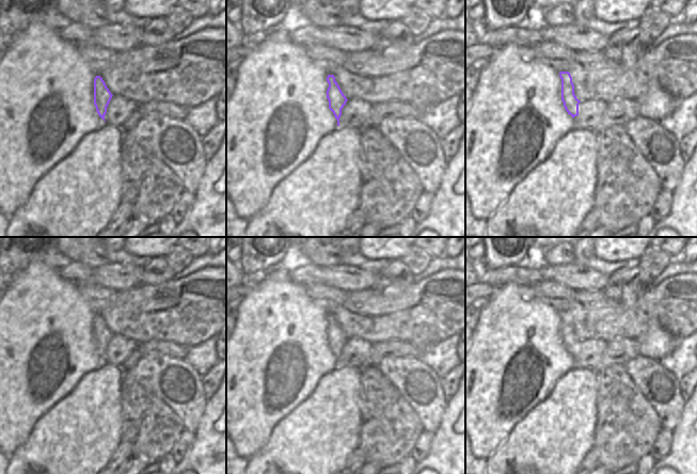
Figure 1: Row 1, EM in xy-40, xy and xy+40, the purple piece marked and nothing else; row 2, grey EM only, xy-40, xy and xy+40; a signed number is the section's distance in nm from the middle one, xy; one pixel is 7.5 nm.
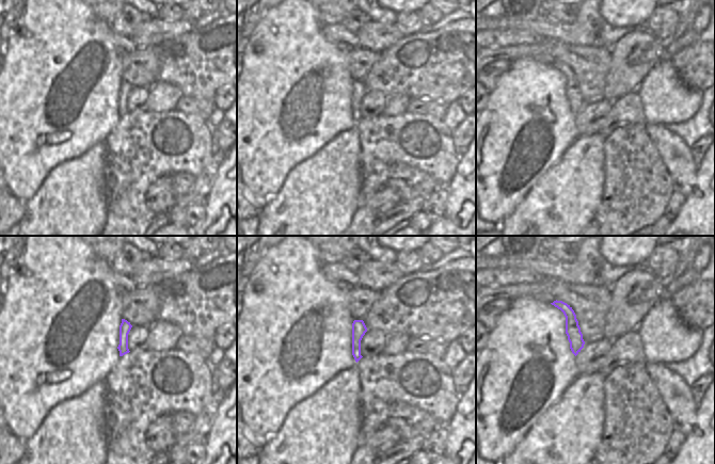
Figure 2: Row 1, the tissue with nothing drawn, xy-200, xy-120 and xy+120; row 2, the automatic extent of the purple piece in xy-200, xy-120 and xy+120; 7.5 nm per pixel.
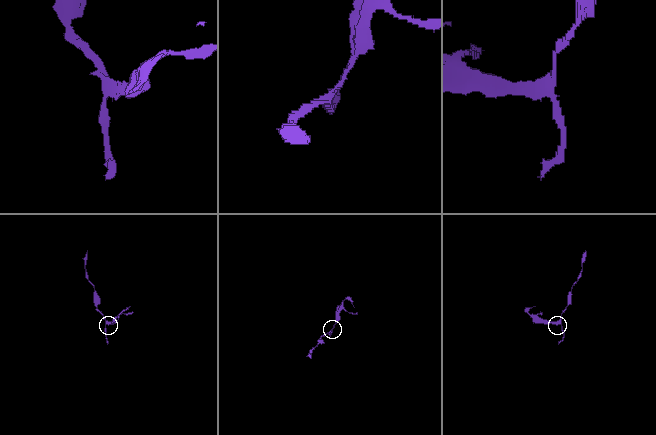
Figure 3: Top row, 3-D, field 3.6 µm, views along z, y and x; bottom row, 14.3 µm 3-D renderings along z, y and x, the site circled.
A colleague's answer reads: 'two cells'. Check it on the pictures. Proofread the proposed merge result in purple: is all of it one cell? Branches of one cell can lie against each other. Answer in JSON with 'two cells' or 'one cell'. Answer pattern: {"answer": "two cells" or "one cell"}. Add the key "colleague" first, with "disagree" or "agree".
{"colleague": "agree", "answer": "two cells"}

